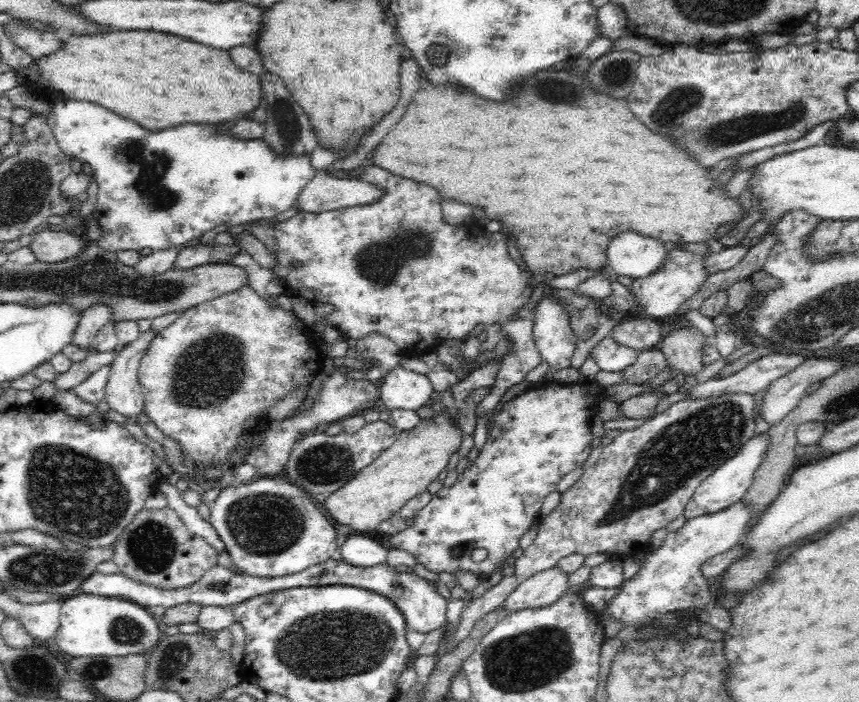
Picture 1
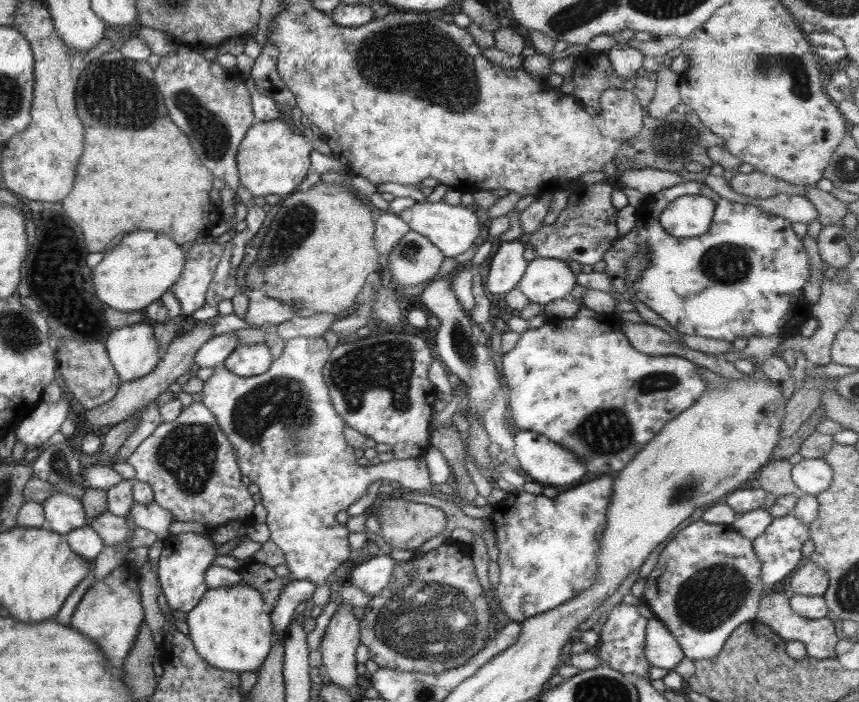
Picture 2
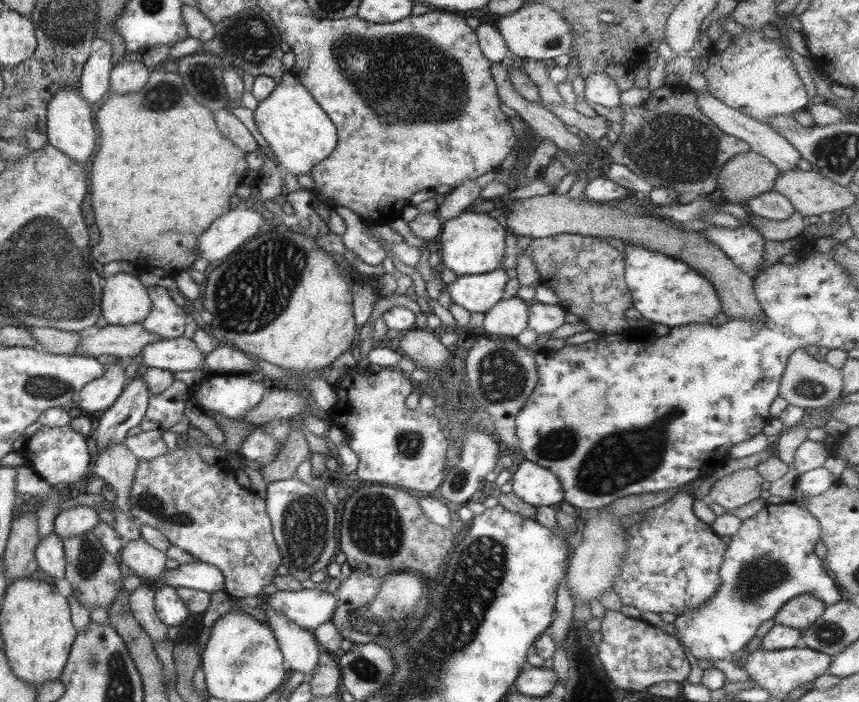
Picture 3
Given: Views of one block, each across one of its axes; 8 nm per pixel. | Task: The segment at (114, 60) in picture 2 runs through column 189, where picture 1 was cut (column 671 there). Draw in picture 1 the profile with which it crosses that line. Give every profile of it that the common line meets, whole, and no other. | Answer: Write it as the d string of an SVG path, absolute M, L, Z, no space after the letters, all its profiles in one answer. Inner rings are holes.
M424 70L420 71L419 78L418 90L412 96L412 100L408 102L406 112L392 126L392 130L380 140L380 144L372 150L372 164L384 168L386 172L390 172L394 176L432 186L438 192L440 200L456 200L456 202L462 202L462 204L470 204L474 208L482 208L488 218L500 220L503 231L504 228L508 228L510 232L516 234L516 238L518 238L518 240L515 238L516 246L526 263L525 268L536 278L543 279L548 272L555 276L562 276L562 274L568 274L568 272L577 268L603 268L607 262L605 255L607 244L612 236L616 236L618 232L632 230L632 232L644 234L645 237L654 238L662 243L667 240L672 242L702 242L716 236L716 228L719 224L728 221L738 222L738 218L740 218L738 198L726 198L722 194L720 186L714 188L712 180L700 176L702 170L694 162L690 162L688 156L684 156L682 152L676 154L664 138L654 136L644 126L640 126L640 122L636 122L636 118L629 111L626 99L616 100L609 96L600 98L592 92L590 87L580 84L580 80L574 78L568 72L537 70L530 76L526 76L524 80L520 80L516 84L516 88L512 90L512 94L508 96L508 100L504 100L504 102L482 100L472 90L462 90L458 83L446 83L446 86L434 84L434 82L430 82L430 78L424 73Z

